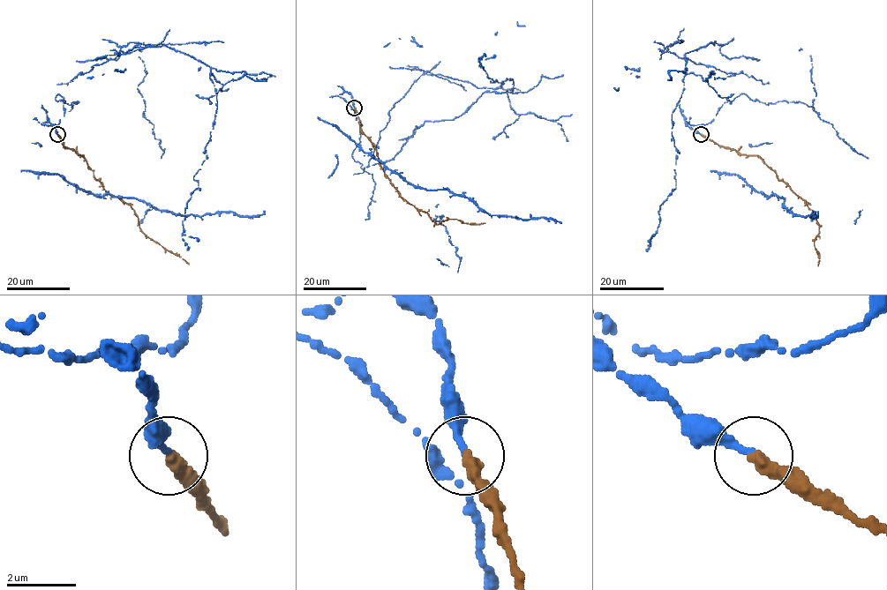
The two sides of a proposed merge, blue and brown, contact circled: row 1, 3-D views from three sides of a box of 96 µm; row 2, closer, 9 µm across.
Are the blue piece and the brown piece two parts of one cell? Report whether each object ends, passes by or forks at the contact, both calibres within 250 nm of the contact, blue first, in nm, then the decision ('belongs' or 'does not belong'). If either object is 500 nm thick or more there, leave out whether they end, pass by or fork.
blue ends there; brown ends there; 200 nm thick on the blue side, 380 nm on the other; belongs

